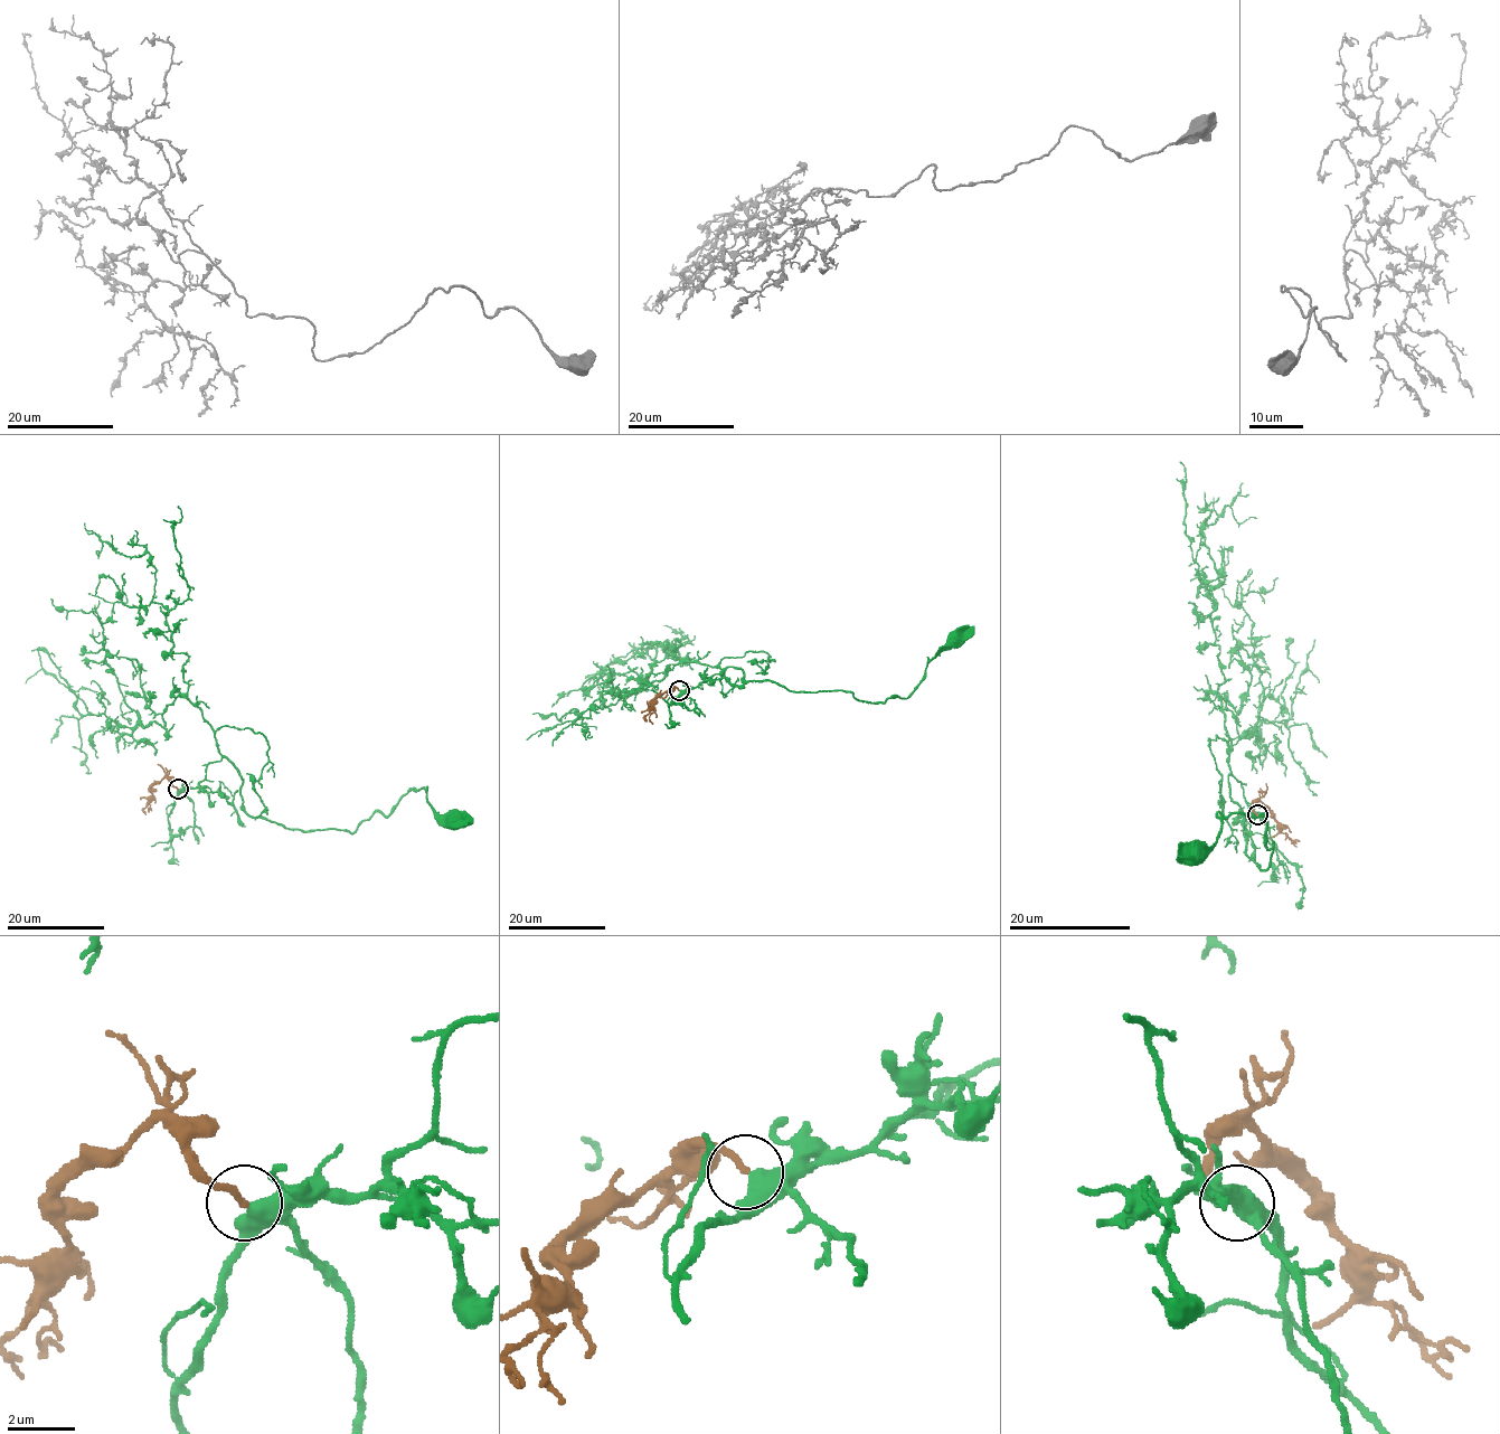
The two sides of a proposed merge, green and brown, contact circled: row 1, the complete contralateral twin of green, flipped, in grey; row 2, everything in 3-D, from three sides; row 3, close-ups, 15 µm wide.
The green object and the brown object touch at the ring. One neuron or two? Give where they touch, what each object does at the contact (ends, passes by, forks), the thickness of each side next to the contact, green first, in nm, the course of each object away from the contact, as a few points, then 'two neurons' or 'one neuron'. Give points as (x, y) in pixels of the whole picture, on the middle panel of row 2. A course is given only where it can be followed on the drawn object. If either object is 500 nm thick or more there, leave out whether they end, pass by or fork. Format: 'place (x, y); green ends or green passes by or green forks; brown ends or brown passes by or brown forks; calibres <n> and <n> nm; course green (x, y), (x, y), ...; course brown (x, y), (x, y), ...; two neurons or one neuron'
place (679, 690); green passes by; brown ends; calibres 440 and 200 nm; course green (679, 690), (722, 673), (719, 667), (679, 662), (663, 677), (613, 697), (600, 677), (590, 677), (552, 706); course brown (679, 690), (673, 687), (657, 695), (643, 717), (647, 720); one neuron

